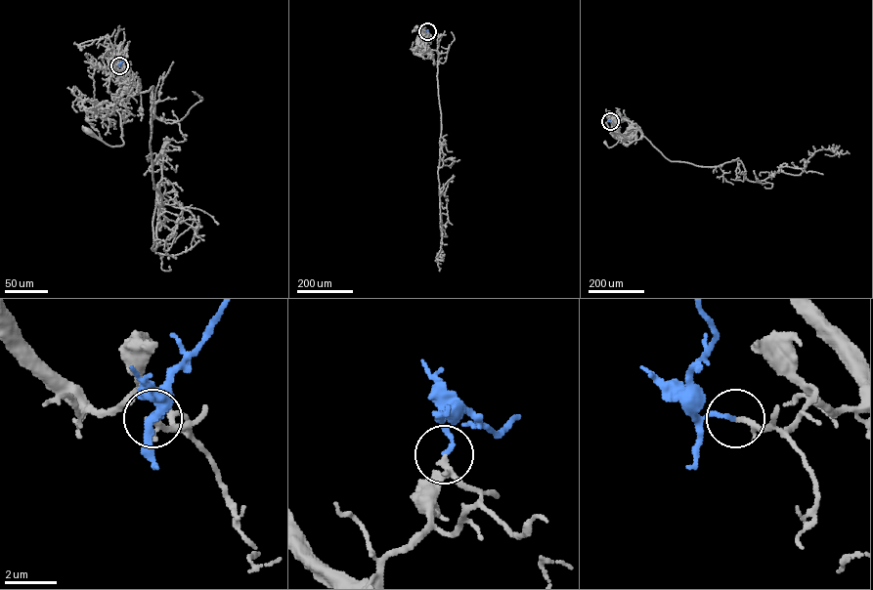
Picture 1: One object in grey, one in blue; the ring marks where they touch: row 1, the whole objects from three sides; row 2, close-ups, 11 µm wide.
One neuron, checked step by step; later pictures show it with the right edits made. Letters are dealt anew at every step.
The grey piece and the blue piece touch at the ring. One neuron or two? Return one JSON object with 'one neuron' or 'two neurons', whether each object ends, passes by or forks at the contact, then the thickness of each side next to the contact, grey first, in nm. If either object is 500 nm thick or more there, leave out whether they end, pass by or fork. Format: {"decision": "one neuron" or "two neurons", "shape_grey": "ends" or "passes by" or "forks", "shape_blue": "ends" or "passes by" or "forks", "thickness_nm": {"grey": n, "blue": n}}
{"decision": "one neuron", "shape_grey": "passes by", "shape_blue": "ends", "thickness_nm": {"grey": 170, "blue": 170}}

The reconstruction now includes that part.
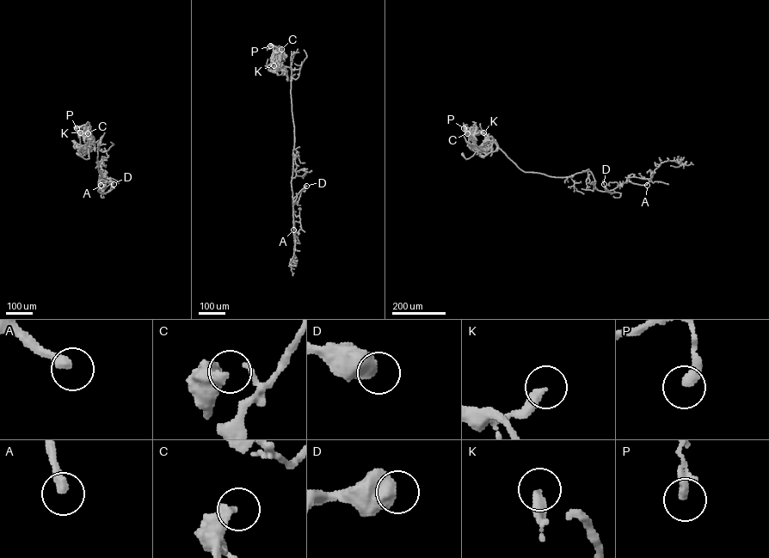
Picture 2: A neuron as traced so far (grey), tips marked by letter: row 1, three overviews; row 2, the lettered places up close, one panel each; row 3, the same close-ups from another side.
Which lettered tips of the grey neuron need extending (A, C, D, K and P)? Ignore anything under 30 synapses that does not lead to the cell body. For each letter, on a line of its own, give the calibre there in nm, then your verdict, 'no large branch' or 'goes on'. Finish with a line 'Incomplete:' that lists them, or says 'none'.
A: 320 nm | goes on
C: 420 nm | no large branch
D: 650 nm | no large branch
K: 360 nm | no large branch
P: 320 nm | no large branch
Incomplete: A

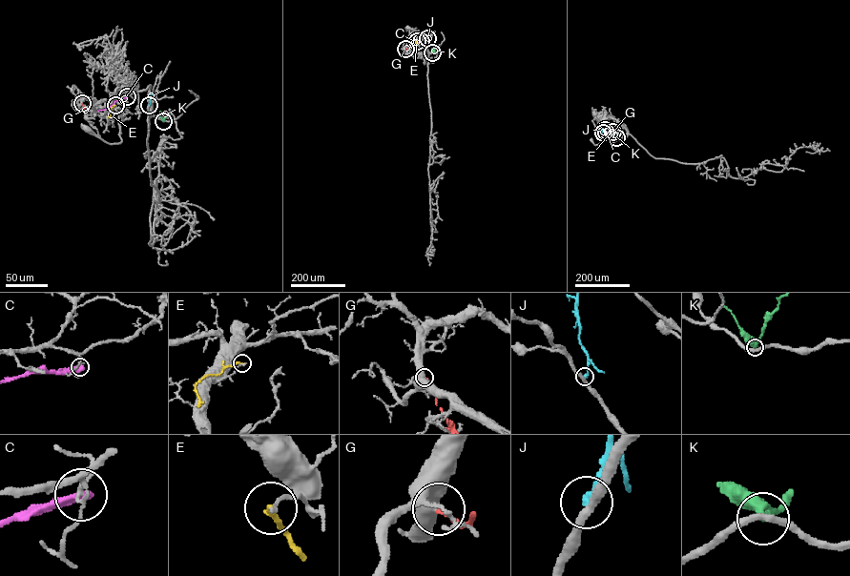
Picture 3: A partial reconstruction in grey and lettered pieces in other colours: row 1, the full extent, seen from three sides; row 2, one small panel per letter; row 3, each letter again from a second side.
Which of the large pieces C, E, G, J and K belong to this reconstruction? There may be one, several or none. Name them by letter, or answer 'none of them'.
none of them

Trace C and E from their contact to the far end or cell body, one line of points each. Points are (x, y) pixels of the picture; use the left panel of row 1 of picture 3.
C: (127, 97), (97, 111)
E: (115, 105), (111, 108), (111, 115), (107, 116)

